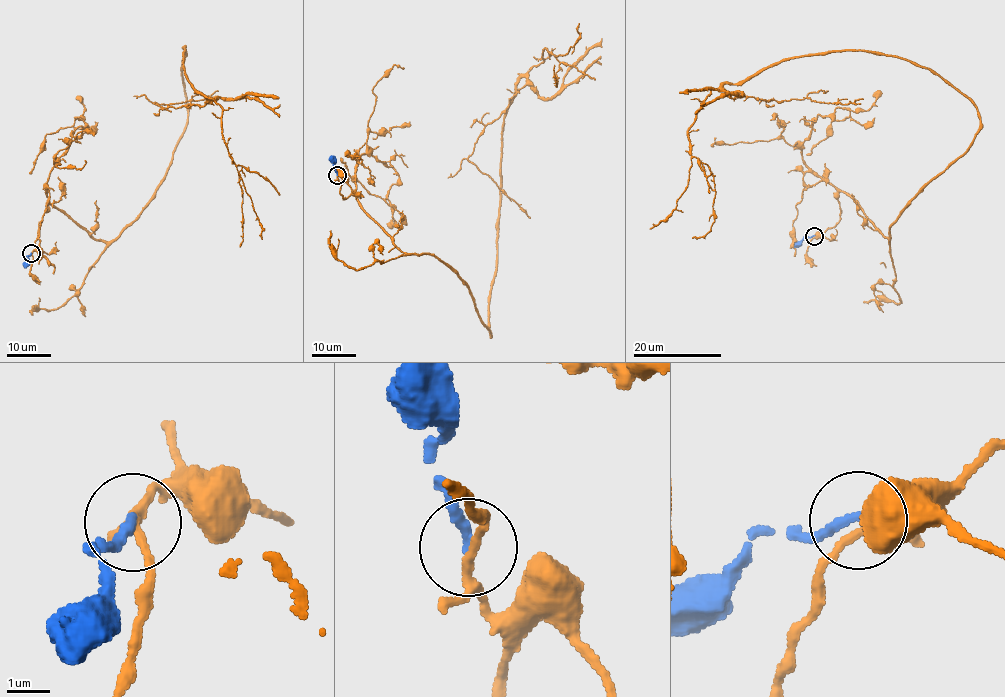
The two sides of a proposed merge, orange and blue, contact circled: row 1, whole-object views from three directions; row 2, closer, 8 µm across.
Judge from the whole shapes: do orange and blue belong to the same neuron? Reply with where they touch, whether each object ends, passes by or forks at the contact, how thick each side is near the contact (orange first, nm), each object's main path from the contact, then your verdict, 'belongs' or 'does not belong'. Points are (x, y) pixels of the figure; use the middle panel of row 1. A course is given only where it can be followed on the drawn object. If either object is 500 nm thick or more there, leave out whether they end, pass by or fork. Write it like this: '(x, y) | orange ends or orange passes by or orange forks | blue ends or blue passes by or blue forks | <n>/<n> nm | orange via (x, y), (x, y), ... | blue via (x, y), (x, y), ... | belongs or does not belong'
(337, 175) | orange forks | blue ends | 180/240 nm | orange via (337, 175), (404, 253), (455, 272), (490, 335), (505, 110), (545, 48), (555, 85), (554, 65) | blue via (337, 175), (332, 155) | does not belong

